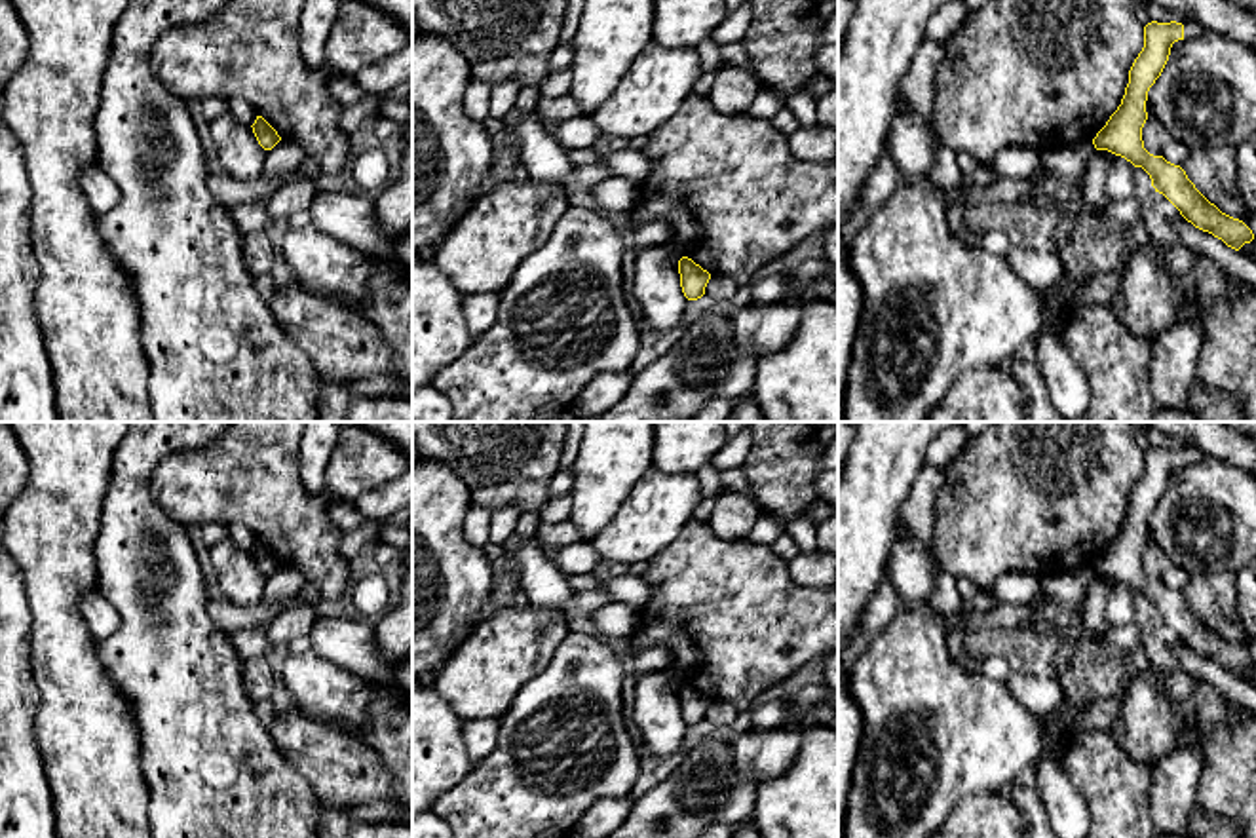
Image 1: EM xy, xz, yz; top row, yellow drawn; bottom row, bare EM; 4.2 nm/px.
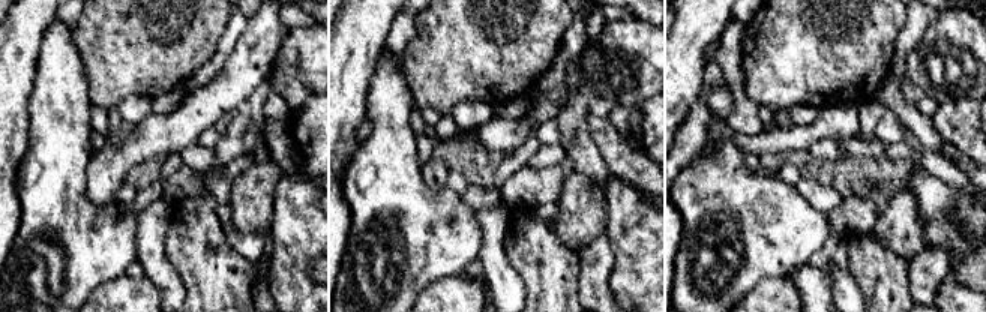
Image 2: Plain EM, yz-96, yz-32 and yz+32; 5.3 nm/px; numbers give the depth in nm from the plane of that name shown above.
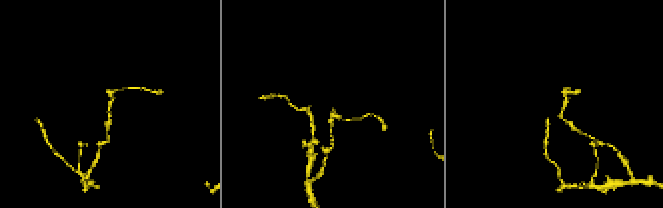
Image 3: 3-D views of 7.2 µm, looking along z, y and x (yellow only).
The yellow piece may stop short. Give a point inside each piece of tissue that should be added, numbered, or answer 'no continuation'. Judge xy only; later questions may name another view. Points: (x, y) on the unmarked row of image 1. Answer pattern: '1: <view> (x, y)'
no continuation

